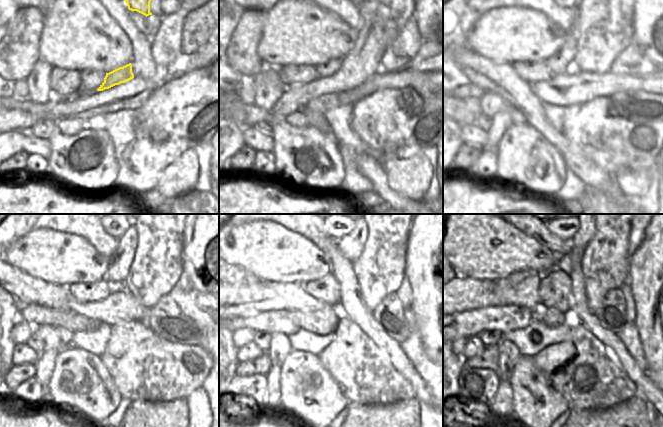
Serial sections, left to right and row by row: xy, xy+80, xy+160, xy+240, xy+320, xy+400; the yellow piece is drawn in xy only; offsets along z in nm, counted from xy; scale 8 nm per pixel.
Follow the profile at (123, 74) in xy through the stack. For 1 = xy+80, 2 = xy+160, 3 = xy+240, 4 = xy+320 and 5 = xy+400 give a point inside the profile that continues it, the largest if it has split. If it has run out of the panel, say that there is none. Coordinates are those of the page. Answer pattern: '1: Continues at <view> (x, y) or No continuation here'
1: Continues at xy+80 (363, 60)
2: Continues at xy+160 (501, 121)
3: Continues at xy+240 (44, 365)
4: Continues at xy+320 (272, 398)
5: Continues at xy+400 (501, 407)

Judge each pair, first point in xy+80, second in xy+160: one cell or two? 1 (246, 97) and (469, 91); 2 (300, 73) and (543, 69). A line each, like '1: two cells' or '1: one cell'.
1: two cells
2: one cell

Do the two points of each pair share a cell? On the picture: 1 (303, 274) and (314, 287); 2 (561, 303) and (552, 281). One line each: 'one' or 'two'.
1: two
2: one

